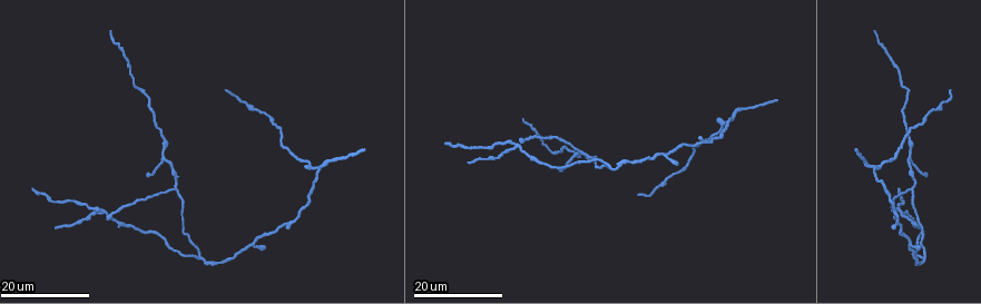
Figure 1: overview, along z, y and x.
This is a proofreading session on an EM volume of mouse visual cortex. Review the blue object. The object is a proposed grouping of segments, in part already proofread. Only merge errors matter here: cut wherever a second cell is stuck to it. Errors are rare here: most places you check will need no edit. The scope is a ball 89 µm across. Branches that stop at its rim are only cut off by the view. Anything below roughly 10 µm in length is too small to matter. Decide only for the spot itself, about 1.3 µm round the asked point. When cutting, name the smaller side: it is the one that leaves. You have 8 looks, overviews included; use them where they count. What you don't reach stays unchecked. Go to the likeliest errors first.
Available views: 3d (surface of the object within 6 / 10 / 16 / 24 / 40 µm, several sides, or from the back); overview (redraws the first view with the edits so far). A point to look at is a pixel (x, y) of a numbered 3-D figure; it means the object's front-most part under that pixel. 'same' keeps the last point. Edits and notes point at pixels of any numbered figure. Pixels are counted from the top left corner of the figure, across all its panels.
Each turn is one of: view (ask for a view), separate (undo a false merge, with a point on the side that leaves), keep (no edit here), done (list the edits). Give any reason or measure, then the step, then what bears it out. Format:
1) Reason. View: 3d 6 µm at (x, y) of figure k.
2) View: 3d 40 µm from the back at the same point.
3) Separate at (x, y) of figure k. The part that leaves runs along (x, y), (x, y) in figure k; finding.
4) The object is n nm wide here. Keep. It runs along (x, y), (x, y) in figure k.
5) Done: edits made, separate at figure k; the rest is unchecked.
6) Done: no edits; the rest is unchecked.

Side arm on a straight run. View: 3d 24 µm at (899, 212) of figure 1.

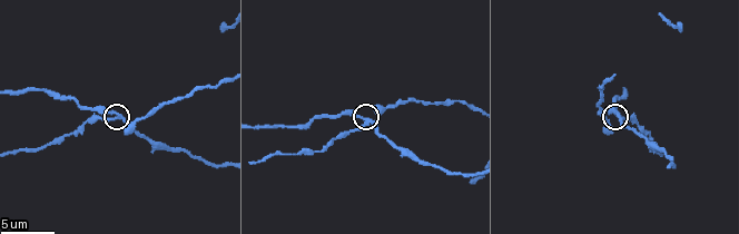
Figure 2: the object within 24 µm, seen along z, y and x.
View: 3d 10 µm at (118, 118) of figure 2.

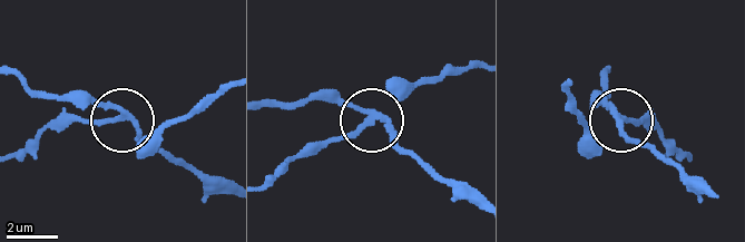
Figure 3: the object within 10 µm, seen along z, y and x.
The object is 200 nm wide here. Separate at (89, 119) of figure 3. The part that leaves runs along (120, 118), (66, 118), (20, 148) in figure 3; two cells meet here.

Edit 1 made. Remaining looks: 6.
View: overview.

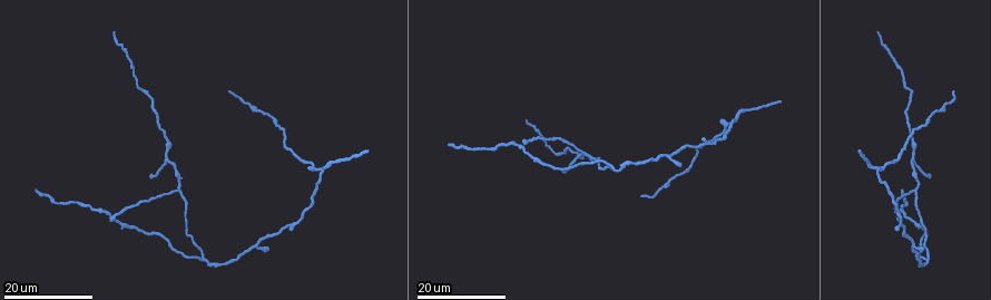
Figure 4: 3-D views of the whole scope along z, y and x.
View: 3d 24 µm at (928, 259) of figure 4.

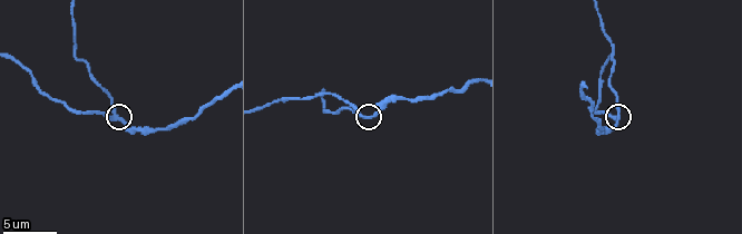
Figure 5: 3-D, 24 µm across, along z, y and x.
View: 3d 6 µm at (115, 116) of figure 5.

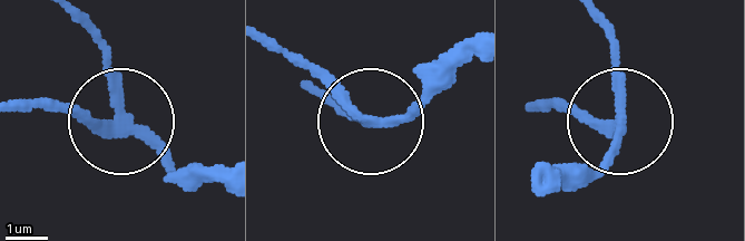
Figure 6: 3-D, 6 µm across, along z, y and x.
Separate at (105, 41) of figure 6. The part that leaves runs along (118, 99), (104, 39), (86, 17) in figure 6; two cells meet here.

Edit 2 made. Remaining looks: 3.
View: overview.

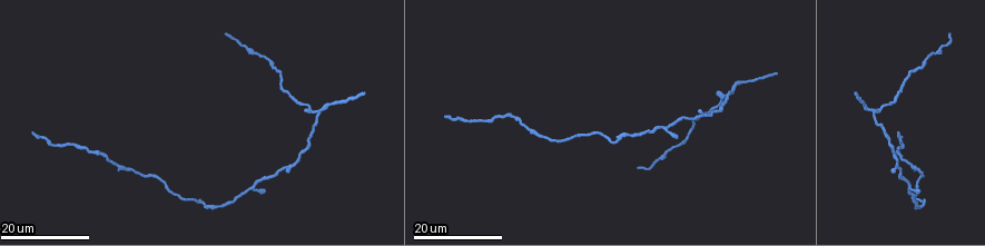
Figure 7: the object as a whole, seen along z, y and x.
Three-way junction. View: 3d 16 µm at (874, 110) of figure 7.

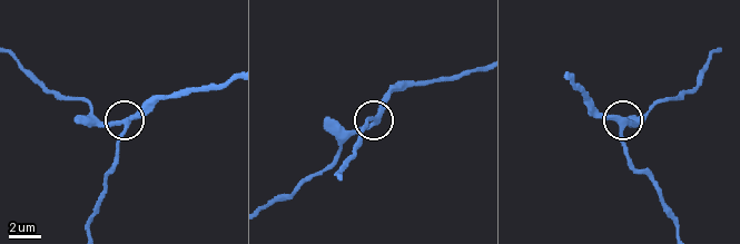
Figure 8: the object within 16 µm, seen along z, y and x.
Closer look. View: 3d 6 µm at (123, 123) of figure 8.

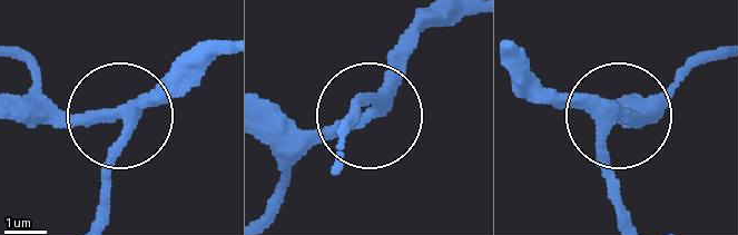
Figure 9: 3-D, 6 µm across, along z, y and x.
The object is 260 nm wide here. Keep. It runs along (630, 215), (606, 152), (609, 123), (513, 69) in figure 9; all the same cell.

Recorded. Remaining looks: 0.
Done: edits made, separate at figure 3, separate at figure 6; the rest is unchecked.

